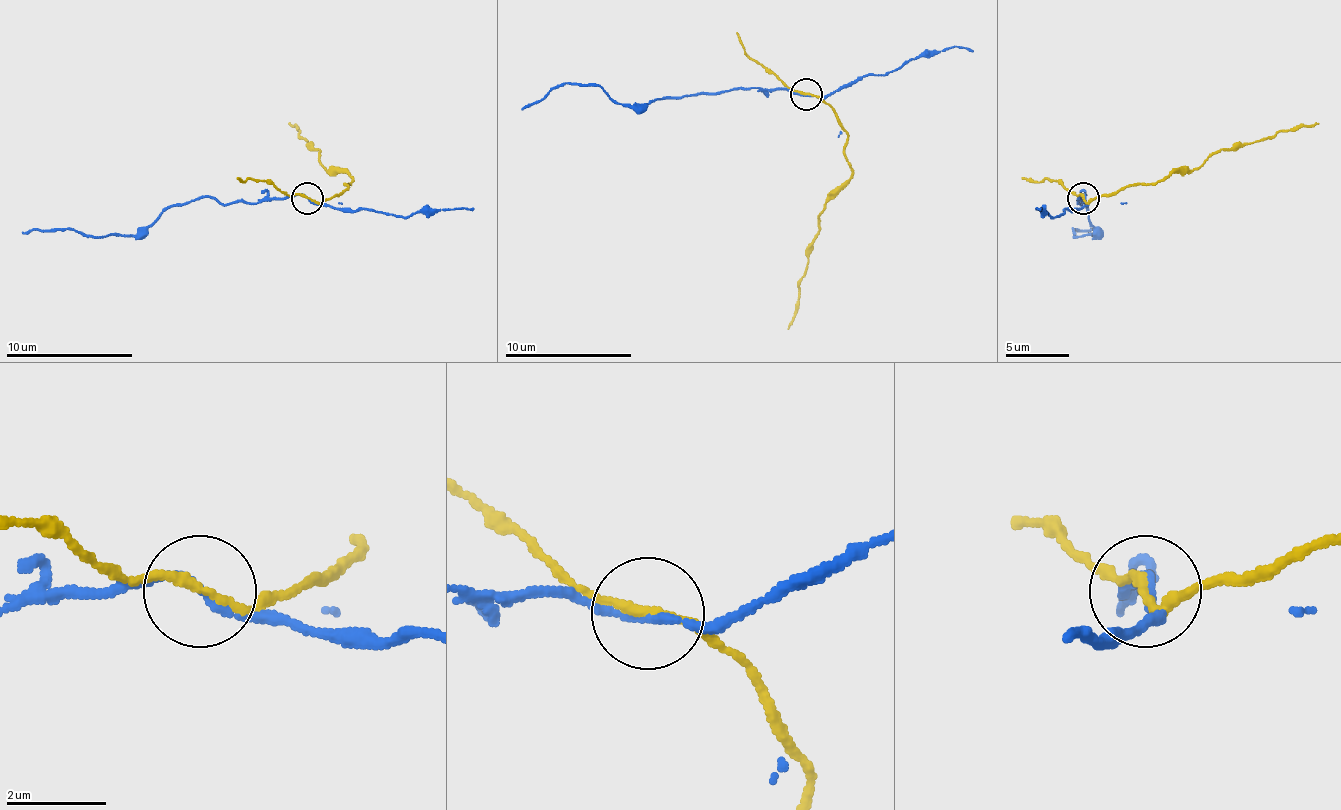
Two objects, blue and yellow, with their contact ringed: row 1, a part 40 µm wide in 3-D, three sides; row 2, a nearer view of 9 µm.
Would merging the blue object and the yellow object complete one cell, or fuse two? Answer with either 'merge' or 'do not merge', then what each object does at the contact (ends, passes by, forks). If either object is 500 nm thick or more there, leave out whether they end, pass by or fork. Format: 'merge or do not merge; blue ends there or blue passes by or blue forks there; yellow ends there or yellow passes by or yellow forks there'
do not merge; blue passes by; yellow passes by

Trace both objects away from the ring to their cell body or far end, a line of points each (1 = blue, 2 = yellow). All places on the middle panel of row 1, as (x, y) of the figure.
1: (807, 95), (785, 88), (699, 91), (635, 104), (616, 104), (597, 85), (556, 85), (521, 111)
2: (807, 95), (823, 101), (848, 136), (845, 161), (852, 177), (820, 215), (820, 231), (788, 330)

